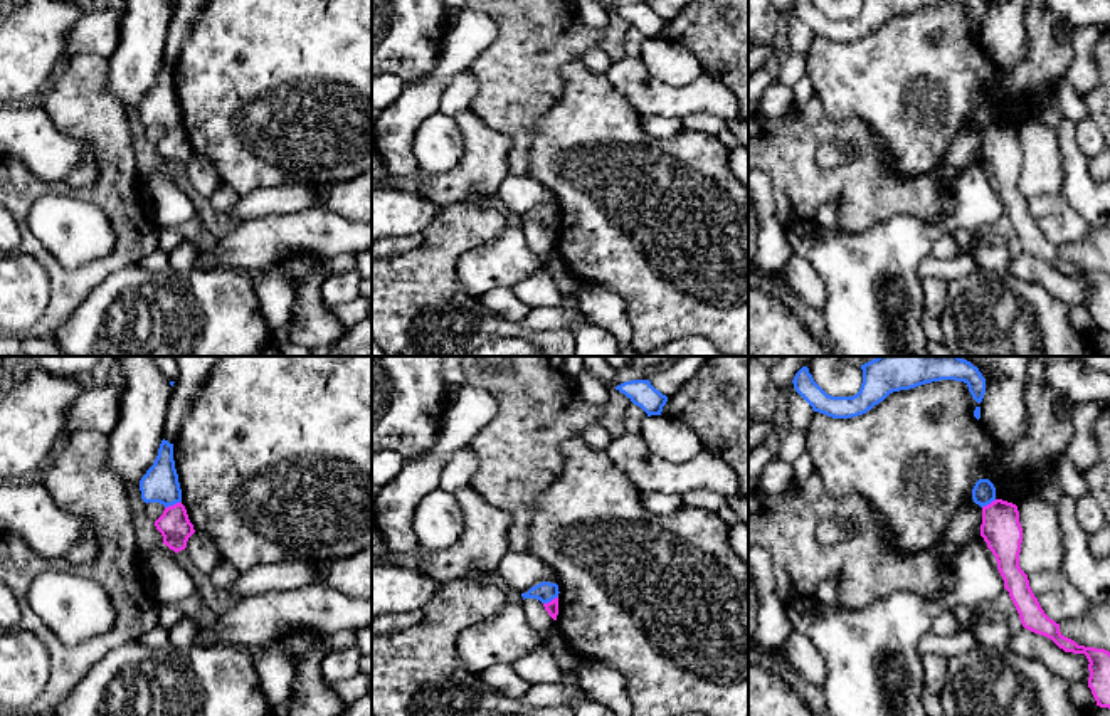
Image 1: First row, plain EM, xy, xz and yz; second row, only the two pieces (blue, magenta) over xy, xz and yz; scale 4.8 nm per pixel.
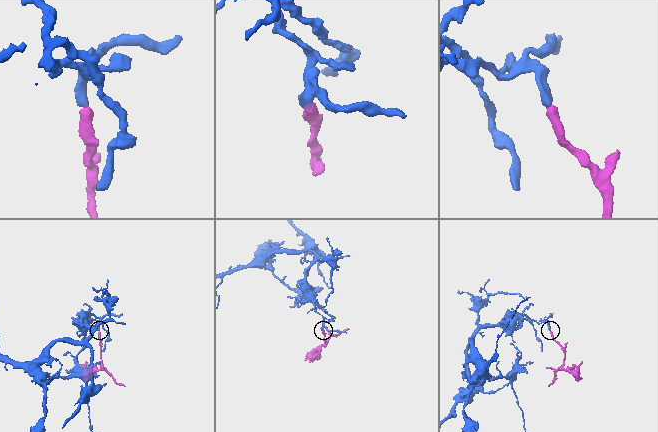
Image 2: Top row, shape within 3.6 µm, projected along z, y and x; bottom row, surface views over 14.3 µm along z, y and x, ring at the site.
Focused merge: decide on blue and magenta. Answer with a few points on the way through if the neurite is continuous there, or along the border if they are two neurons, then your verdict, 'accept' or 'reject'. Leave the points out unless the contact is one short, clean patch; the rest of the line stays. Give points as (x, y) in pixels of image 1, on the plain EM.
border xy (180, 125), (165, 131); reject

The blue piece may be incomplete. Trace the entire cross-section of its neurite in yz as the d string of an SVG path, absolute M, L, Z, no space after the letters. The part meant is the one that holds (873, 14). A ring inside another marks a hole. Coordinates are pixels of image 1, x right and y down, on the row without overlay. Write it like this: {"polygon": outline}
{"polygon": "M794 0L792 7L796 15L814 35L832 42L851 42L866 37L893 15L910 13L940 3L964 5L977 27L984 22L984 0L863 0L861 12L853 20L827 18L812 0Z"}

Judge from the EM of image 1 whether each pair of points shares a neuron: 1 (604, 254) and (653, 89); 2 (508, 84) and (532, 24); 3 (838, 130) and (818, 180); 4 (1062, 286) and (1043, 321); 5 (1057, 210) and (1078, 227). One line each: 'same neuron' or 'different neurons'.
1: different neurons
2: same neuron
3: same neuron
4: different neurons
5: same neuron

